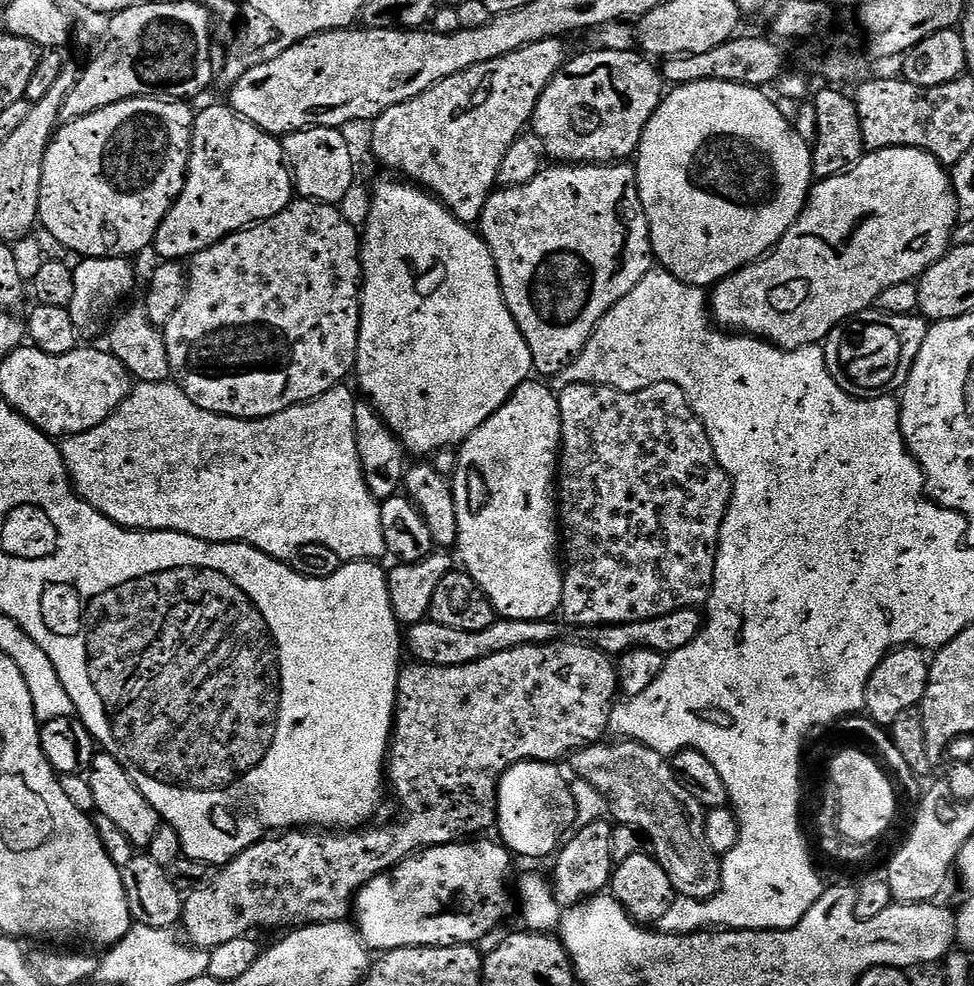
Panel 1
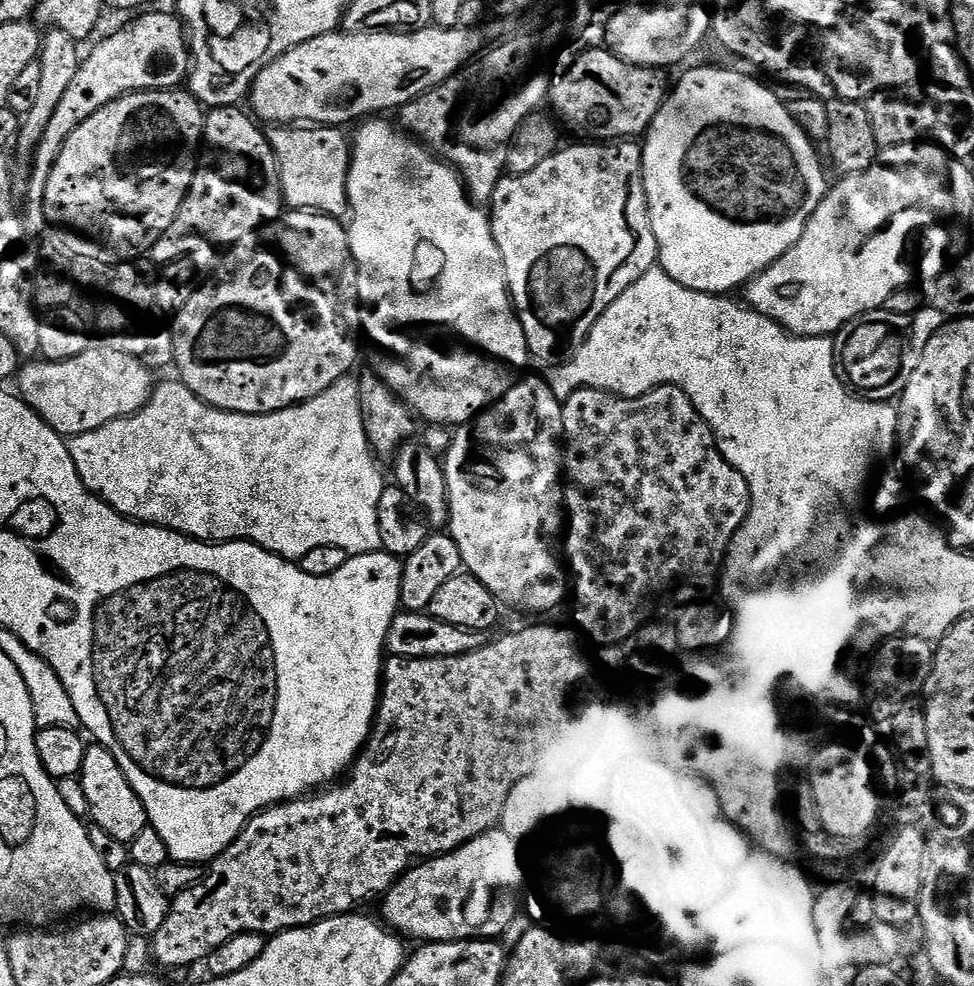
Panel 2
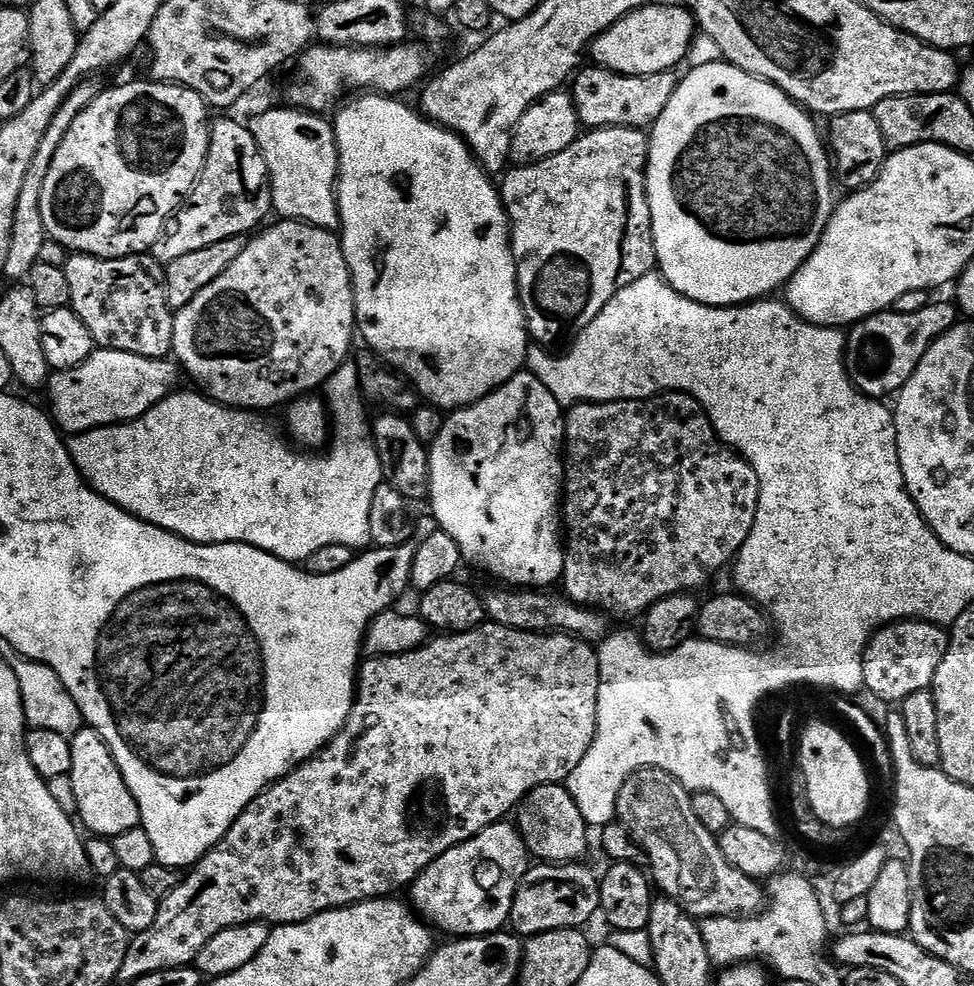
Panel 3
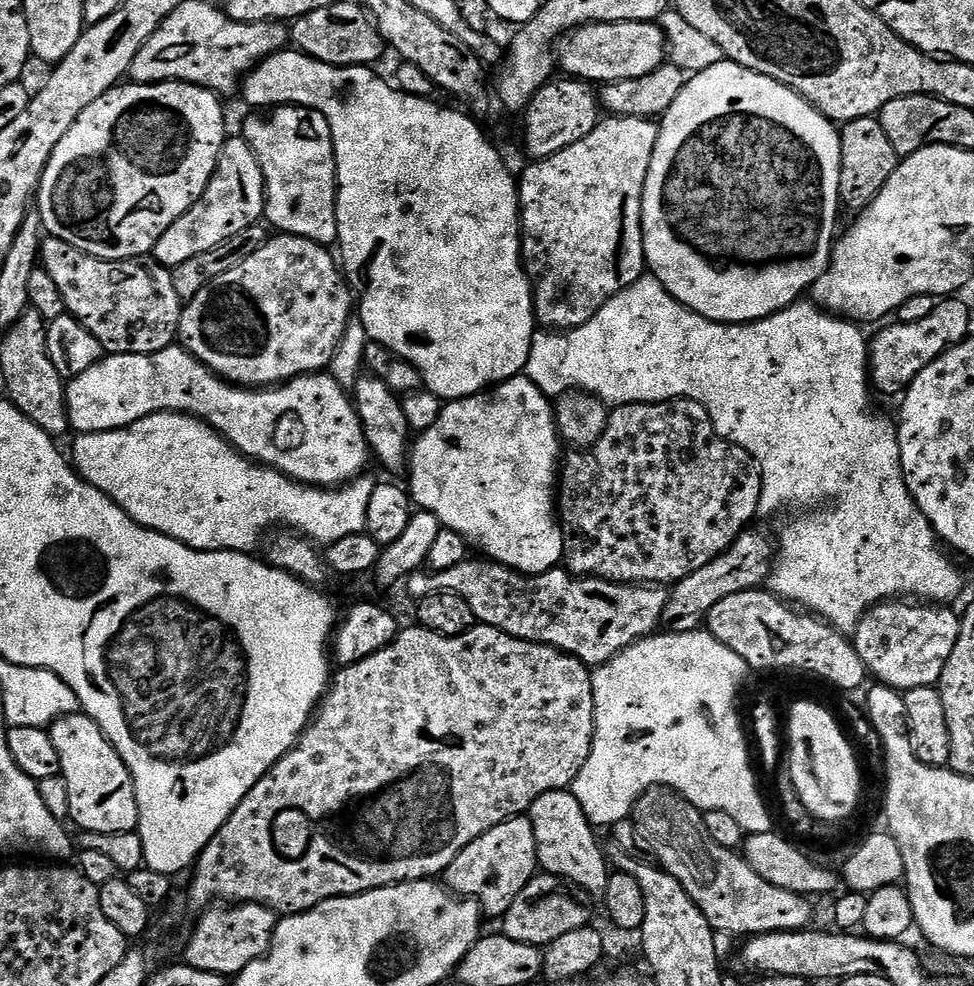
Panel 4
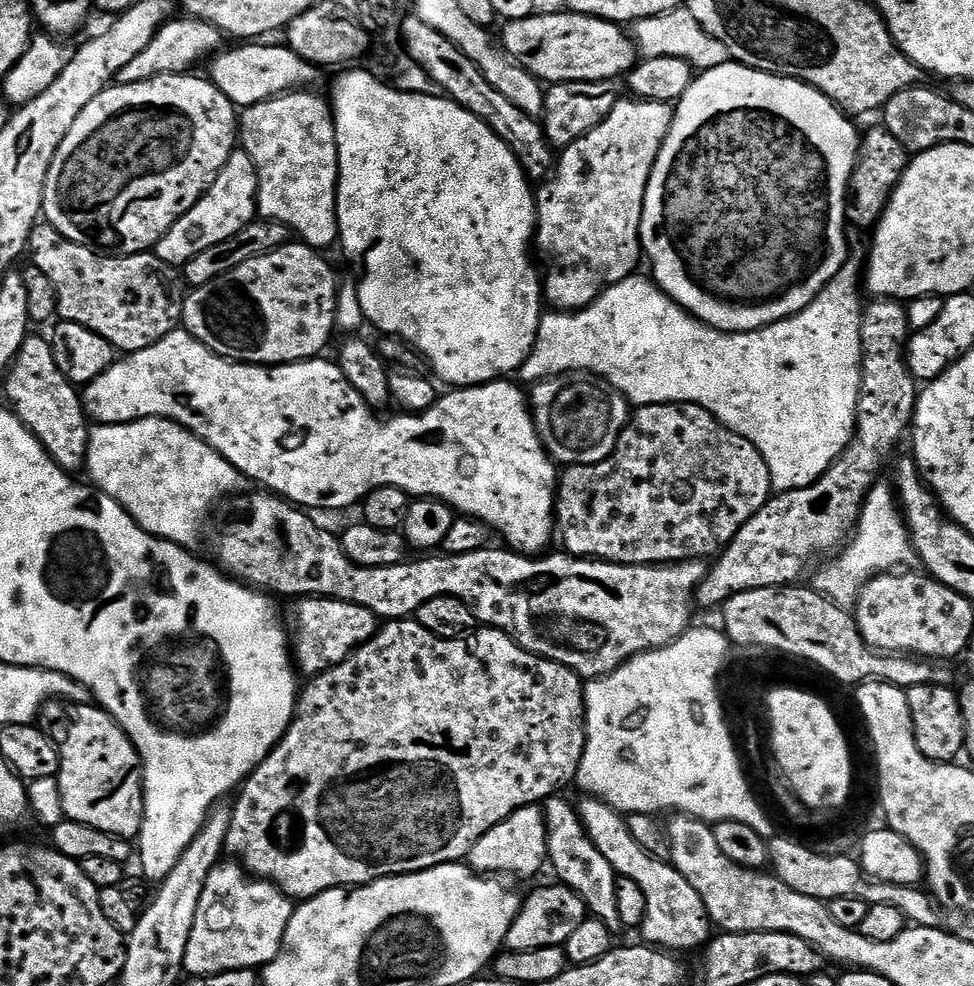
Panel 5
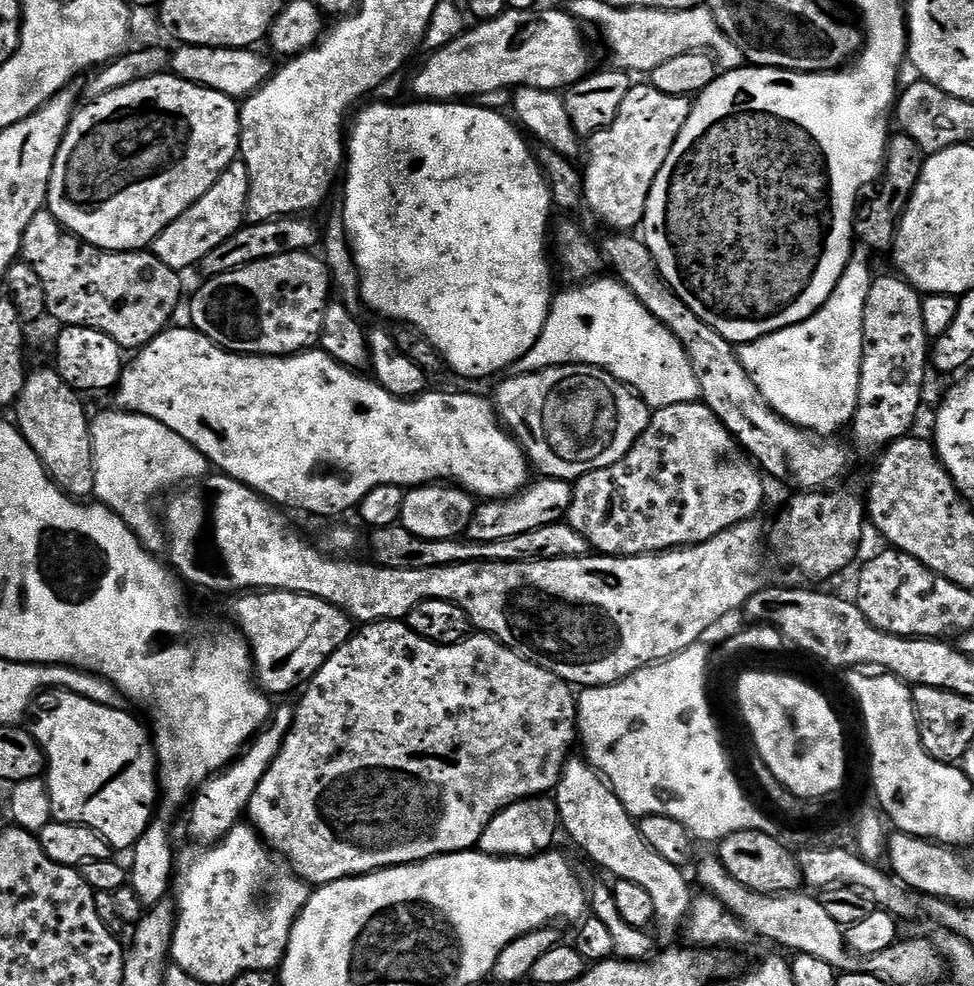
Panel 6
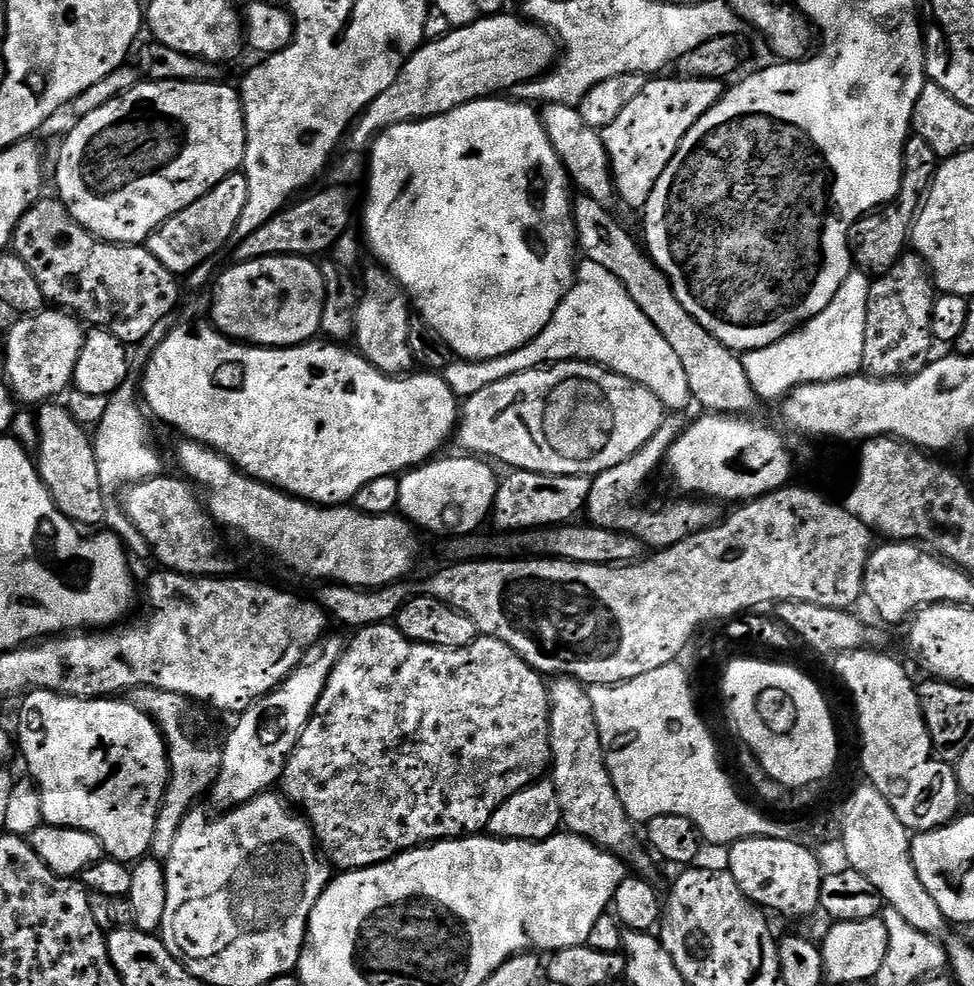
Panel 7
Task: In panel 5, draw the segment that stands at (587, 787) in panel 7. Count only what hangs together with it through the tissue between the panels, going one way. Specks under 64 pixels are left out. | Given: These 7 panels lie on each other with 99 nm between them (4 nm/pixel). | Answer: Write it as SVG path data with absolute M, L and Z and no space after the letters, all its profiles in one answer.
M584 798L578 804L578 815L590 842L598 846L602 858L610 862L616 875L630 878L630 882L635 882L642 894L646 894L643 943L663 948L673 954L685 954L684 952L692 952L695 948L703 949L710 939L710 921L702 898L698 898L698 890L694 890L694 886L686 882L686 878L671 862L646 854L646 850L642 850L638 842L634 842L627 819L606 802Z

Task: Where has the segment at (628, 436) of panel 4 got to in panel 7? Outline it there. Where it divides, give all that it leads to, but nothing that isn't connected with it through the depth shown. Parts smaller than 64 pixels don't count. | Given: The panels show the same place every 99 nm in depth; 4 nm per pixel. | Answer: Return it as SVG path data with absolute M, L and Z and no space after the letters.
M672 414L664 419L662 426L658 426L658 434L634 454L618 466L610 470L600 472L592 477L592 485L588 491L586 516L591 523L598 528L609 528L615 532L625 532L634 538L638 538L649 549L659 550L669 548L694 533L712 528L721 519L715 503L704 498L680 498L684 500L668 500L657 508L643 508L636 499L644 492L644 483L655 474L665 463L668 451L672 449L672 443L677 440L682 431L679 415Z

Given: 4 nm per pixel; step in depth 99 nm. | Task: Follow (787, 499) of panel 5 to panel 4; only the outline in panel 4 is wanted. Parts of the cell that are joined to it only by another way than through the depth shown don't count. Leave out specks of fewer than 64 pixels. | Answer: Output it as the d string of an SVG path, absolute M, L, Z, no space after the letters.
M745 530L723 554L714 558L702 570L694 570L677 584L671 585L668 601L662 610L661 625L669 632L686 634L695 632L707 621L710 610L722 598L730 598L730 594L742 594L742 590L761 587L767 581L772 570L774 544L760 532Z

